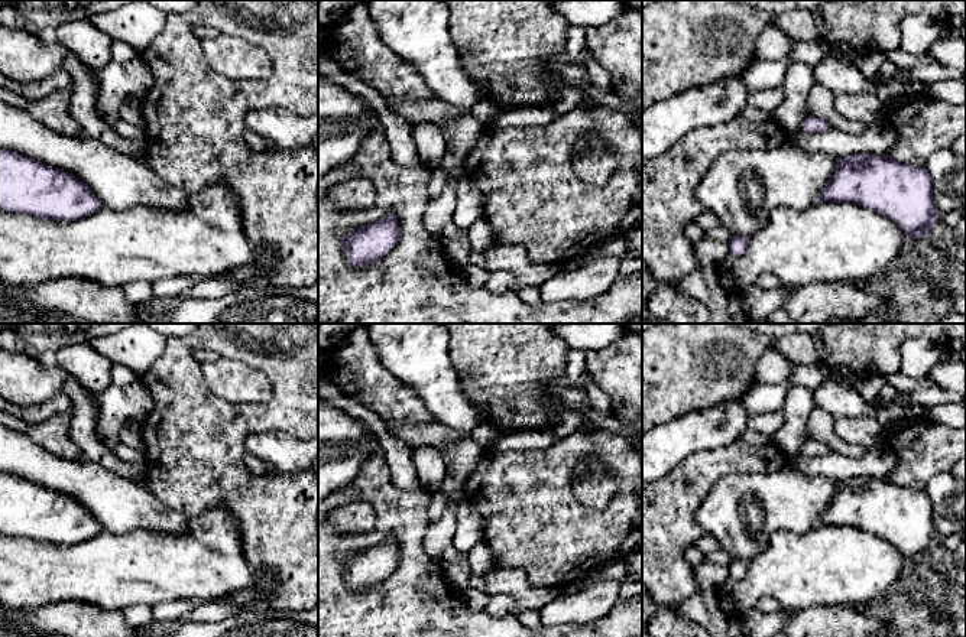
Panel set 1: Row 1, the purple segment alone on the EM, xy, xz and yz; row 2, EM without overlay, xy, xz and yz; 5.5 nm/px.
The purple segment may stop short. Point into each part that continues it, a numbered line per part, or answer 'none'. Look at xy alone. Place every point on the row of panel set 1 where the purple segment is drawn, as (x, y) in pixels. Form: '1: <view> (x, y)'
none

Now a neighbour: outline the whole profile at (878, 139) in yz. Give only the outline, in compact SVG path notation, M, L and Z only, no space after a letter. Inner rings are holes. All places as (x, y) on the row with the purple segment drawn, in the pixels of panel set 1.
M881 120L868 126L866 131L858 136L830 127L823 133L797 131L790 140L807 153L827 153L834 157L853 153L889 156L897 134L891 126Z

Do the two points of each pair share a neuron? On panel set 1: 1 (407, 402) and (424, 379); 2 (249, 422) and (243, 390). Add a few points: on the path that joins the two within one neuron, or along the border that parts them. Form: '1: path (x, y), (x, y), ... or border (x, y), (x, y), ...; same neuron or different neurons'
1: border (388, 370), (415, 392), (434, 419); different neurons
2: border (274, 390), (263, 402), (229, 403), (213, 395); different neurons

